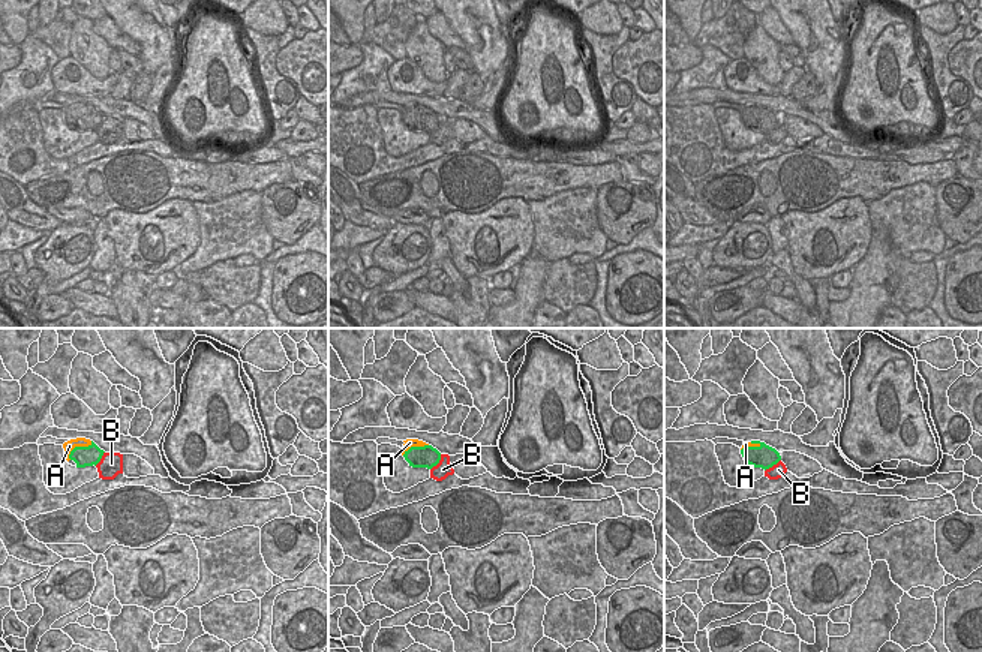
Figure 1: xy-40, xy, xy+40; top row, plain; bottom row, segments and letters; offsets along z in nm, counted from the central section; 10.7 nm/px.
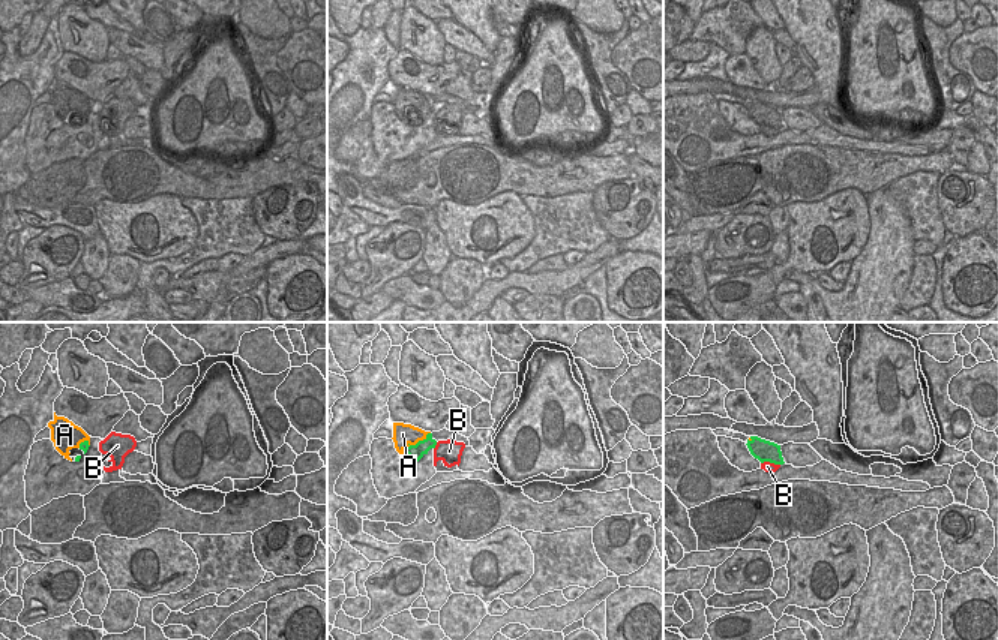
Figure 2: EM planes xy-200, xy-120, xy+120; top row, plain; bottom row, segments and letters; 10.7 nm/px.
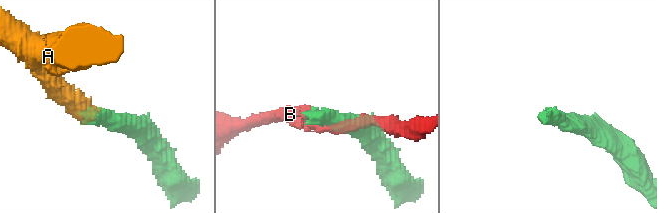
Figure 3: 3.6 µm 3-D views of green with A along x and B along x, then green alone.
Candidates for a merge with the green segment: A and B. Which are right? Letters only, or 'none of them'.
A

